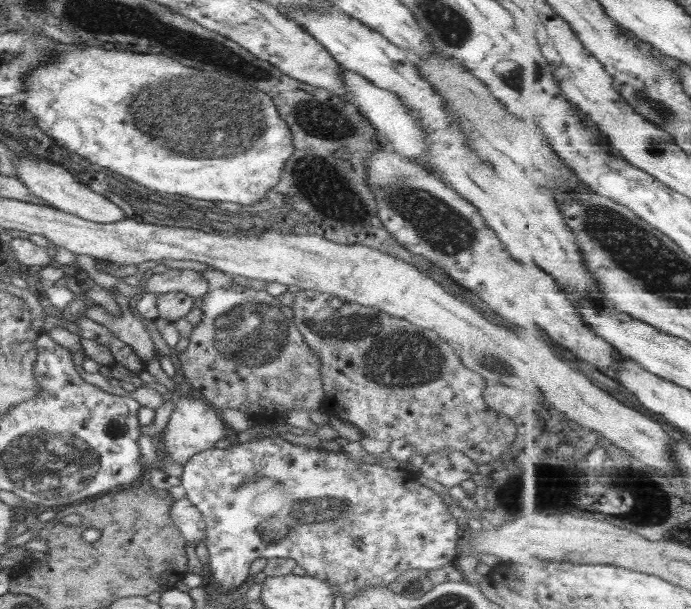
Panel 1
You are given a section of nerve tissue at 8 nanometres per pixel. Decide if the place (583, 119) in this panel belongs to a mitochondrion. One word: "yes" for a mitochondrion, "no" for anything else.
no

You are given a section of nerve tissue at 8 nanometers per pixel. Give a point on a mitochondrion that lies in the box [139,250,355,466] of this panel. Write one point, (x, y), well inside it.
(251, 332)

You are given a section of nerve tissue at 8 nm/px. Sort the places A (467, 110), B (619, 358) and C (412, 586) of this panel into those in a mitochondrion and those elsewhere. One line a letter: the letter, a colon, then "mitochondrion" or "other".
A: other
B: other
C: mitochondrion

